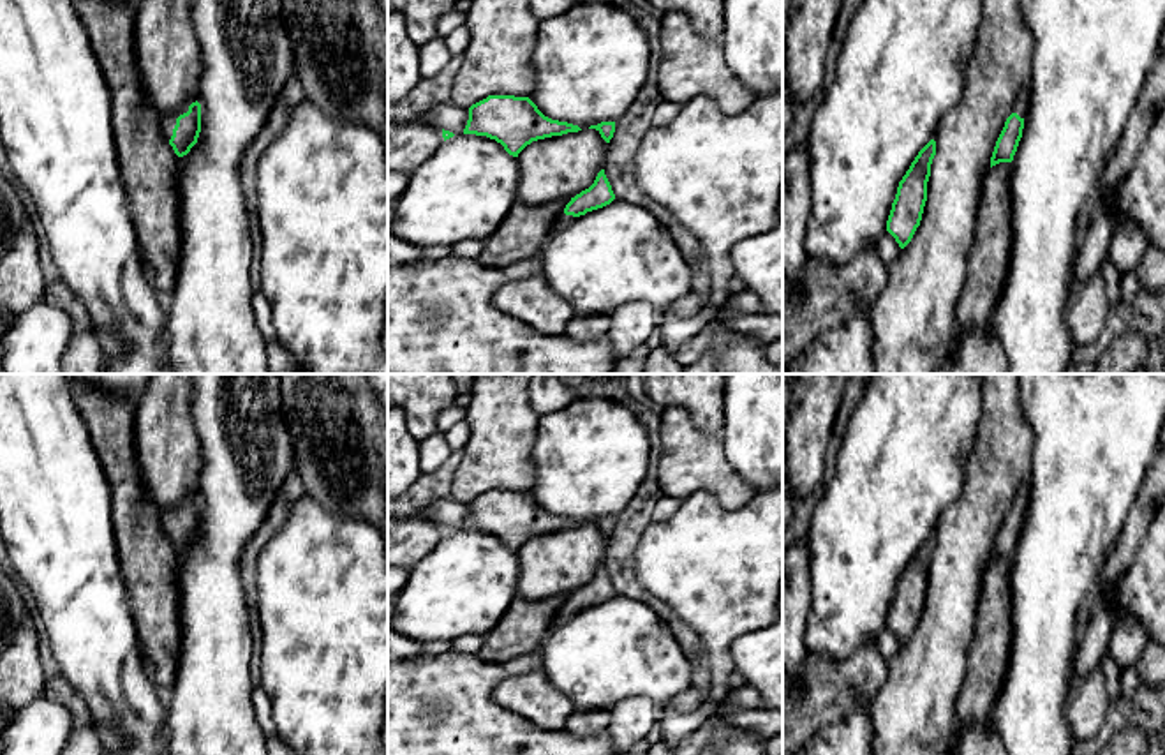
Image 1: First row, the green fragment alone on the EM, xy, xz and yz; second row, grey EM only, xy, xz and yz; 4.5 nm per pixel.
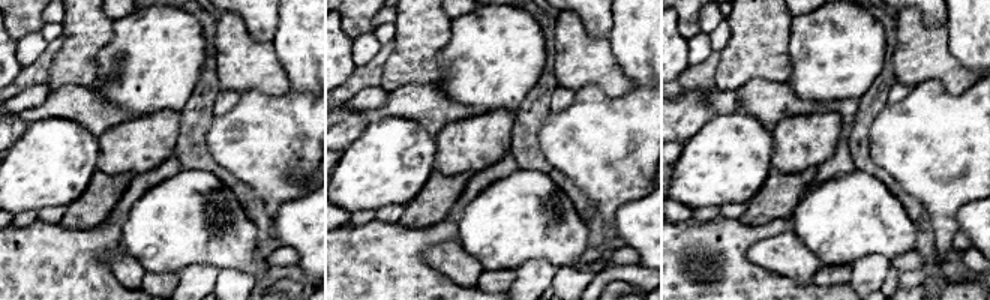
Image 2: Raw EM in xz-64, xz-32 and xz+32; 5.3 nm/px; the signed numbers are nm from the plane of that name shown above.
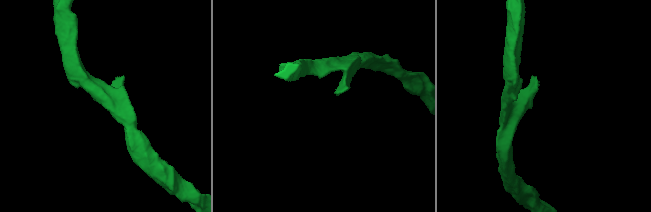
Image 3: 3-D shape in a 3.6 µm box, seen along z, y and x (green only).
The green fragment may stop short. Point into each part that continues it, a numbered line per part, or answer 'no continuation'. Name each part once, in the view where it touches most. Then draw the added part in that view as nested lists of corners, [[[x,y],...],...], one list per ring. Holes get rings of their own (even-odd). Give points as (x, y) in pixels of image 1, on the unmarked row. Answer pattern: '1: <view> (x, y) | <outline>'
1: xy (168, 517) | [[[194,494],[187,496],[180,506],[176,508],[171,508],[171,510],[166,510],[166,512],[160,512],[159,517],[160,517],[160,524],[162,524],[162,529],[166,531],[166,534],[171,534],[173,531],[173,524],[176,520],[176,513],[183,508],[189,506],[189,501],[196,497]]]

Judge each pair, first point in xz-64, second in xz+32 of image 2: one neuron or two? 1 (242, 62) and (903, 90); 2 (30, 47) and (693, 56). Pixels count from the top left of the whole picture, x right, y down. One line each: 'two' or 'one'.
1: two
2: one

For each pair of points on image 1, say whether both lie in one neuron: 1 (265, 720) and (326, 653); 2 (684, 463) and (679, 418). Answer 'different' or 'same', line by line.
1: different
2: same

